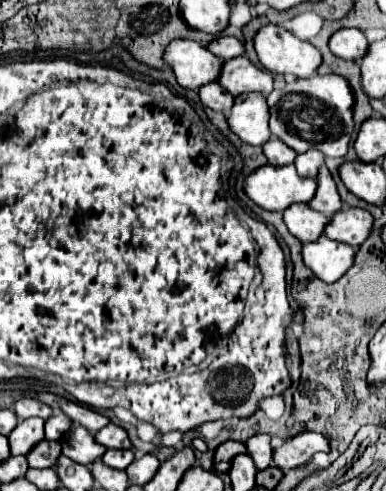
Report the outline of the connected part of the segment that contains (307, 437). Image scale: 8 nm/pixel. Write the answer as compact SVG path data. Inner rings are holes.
M300 431L298 435L294 435L292 439L284 441L282 447L274 449L274 465L280 469L292 469L292 467L300 467L306 461L310 461L312 453L316 451L324 451L328 453L328 439L320 433L314 431Z

